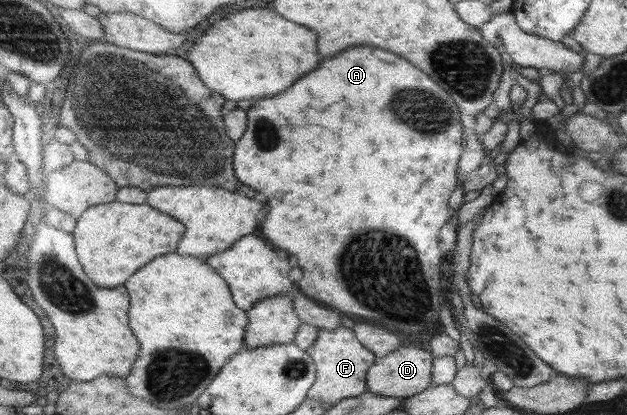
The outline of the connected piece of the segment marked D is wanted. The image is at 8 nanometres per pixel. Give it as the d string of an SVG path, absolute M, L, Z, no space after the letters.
M401 346L378 362L368 372L368 392L385 397L409 398L433 386L435 356L417 346Z

